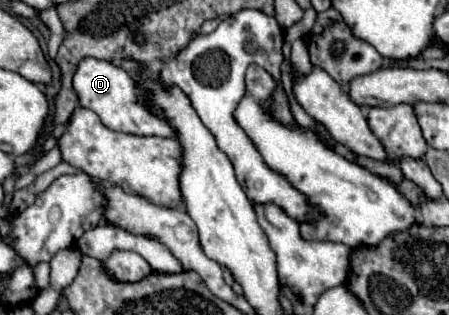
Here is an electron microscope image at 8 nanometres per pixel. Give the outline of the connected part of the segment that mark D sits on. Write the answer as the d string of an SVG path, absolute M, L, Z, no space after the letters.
M84 57L80 59L74 79L72 79L74 91L80 99L80 105L86 109L92 109L100 121L114 129L114 131L122 131L122 133L132 133L132 135L160 135L160 137L174 137L172 127L164 121L154 117L142 99L142 91L136 87L134 79L120 67L116 67L110 61L100 61L100 59L92 59L92 57Z

